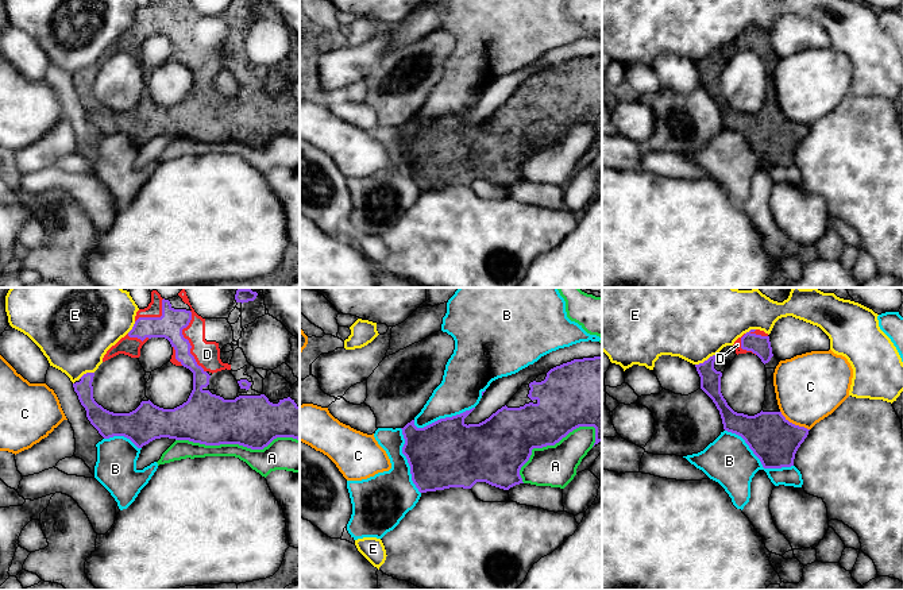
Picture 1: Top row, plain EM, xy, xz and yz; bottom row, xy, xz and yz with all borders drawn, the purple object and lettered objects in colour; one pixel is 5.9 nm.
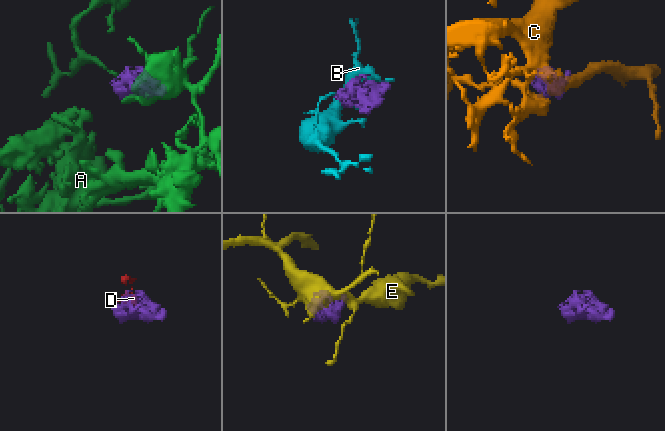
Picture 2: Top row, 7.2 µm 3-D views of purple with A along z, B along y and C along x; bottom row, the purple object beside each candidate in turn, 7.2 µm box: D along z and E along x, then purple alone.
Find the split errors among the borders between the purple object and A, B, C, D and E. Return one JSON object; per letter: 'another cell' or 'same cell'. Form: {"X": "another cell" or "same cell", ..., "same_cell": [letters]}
{"A": "another cell", "B": "another cell", "C": "another cell", "D": "same cell", "E": "another cell", "same_cell": ["D"]}

